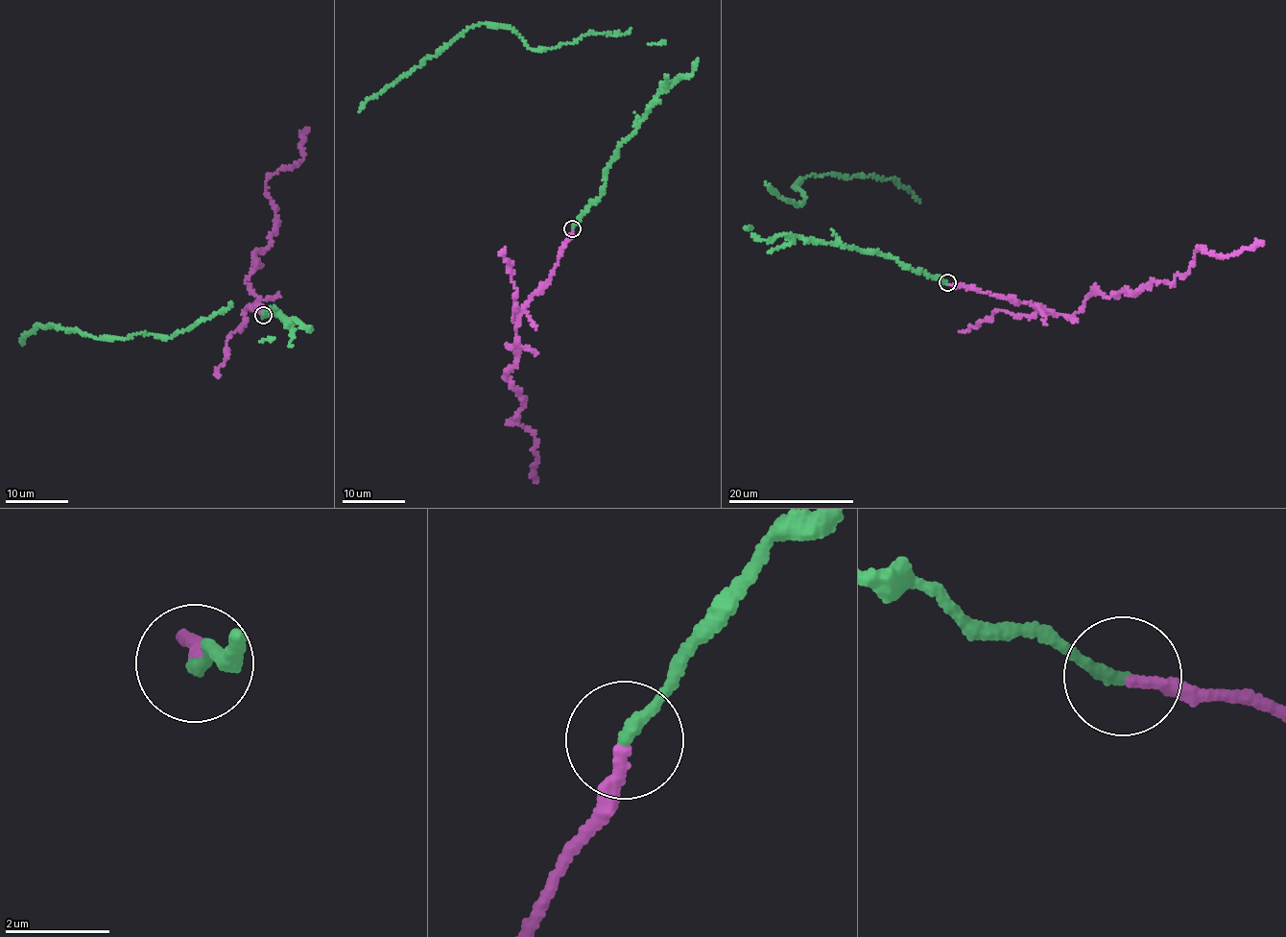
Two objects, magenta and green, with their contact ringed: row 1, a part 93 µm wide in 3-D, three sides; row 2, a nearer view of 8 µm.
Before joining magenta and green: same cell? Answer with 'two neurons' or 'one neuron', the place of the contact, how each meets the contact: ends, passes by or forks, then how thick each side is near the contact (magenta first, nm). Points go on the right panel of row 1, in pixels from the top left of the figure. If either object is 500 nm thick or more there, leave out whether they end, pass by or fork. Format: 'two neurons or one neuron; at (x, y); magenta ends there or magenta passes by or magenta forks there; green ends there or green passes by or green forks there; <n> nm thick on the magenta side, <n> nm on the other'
two neurons; at (947, 282); magenta ends there; green ends there; 240 nm thick on the magenta side, 240 nm on the other

